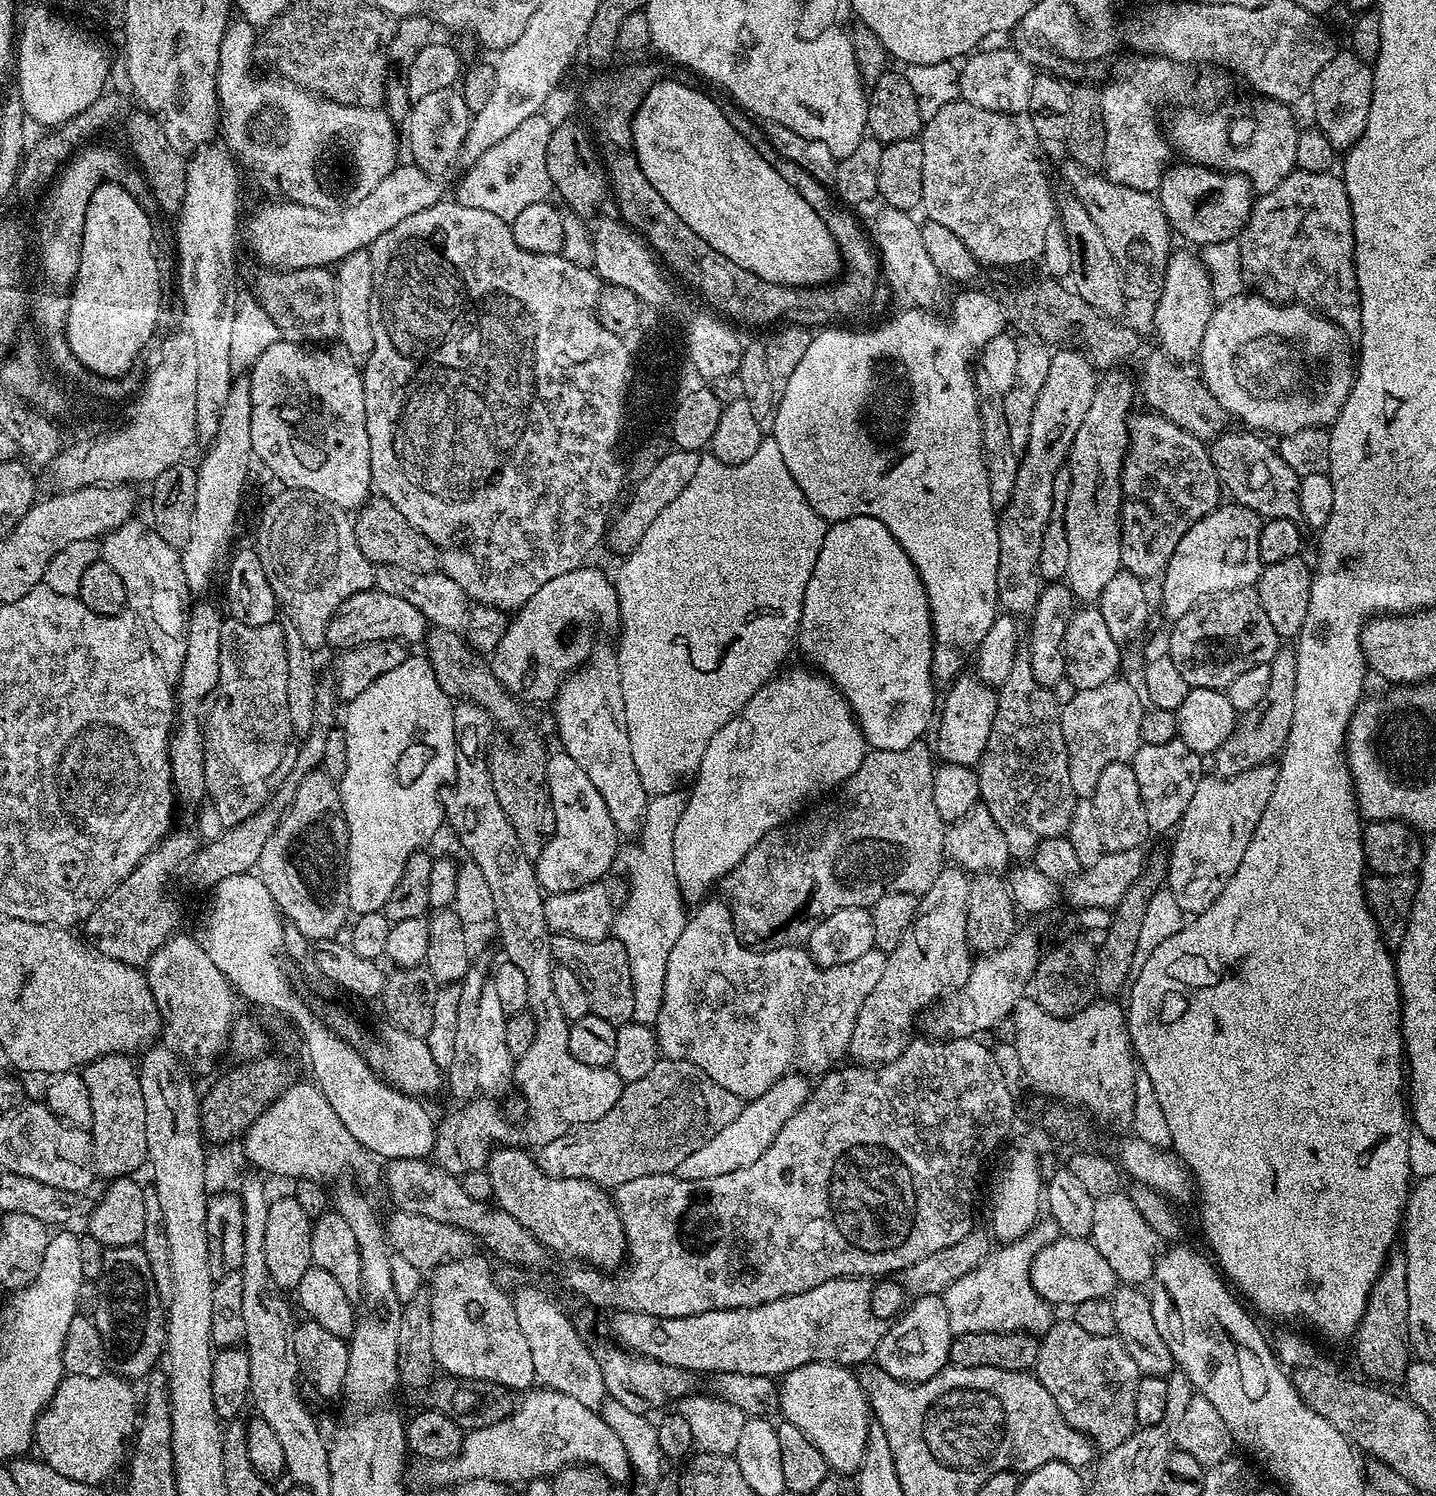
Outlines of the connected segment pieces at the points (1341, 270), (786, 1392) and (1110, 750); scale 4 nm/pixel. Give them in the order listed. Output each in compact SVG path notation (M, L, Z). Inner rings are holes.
M1291 172L1274 190L1255 197L1252 213L1238 237L1240 269L1245 285L1274 304L1302 304L1333 320L1346 334L1360 331L1362 310L1354 262L1354 226L1350 198L1339 175L1332 172Z
M803 1364L784 1375L778 1391L783 1419L798 1426L818 1446L829 1469L836 1474L855 1473L864 1460L870 1423L868 1400L857 1373L842 1364Z
M1113 678L1109 684L1094 690L1076 691L1074 698L1061 707L1060 725L1070 762L1070 786L1077 798L1091 798L1098 774L1102 774L1106 765L1131 761L1132 755L1140 749L1140 727L1146 704L1137 685L1135 688L1120 679Z

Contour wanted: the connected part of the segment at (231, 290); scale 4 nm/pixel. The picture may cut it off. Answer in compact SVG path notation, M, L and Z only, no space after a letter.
M204 146L199 149L200 152L197 154L196 157L189 159L187 161L188 166L188 177L186 178L186 194L184 195L184 201L182 202L182 206L180 207L180 211L178 213L178 219L180 221L176 224L176 252L178 255L180 255L180 300L182 303L184 303L184 320L186 323L186 330L190 334L190 338L194 338L194 350L198 353L198 394L196 395L196 434L197 437L201 441L204 440L204 442L211 442L213 439L215 439L216 435L218 434L218 424L220 422L220 419L222 418L222 406L226 406L226 398L230 398L230 386L232 385L232 381L234 379L234 373L232 370L232 351L230 350L230 341L234 339L234 314L236 313L236 306L238 303L238 295L236 296L236 227L241 227L242 224L242 218L240 222L240 176L238 173L236 173L236 168L238 169L237 161L234 159L231 151L227 147L221 146L221 148L212 148L213 146Z

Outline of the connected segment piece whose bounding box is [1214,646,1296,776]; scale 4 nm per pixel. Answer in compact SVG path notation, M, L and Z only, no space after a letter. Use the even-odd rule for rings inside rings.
M1281 647L1274 654L1270 670L1270 686L1256 708L1239 717L1235 731L1214 754L1215 771L1222 776L1237 776L1257 768L1259 764L1275 761L1284 751L1284 743L1294 722L1294 686L1296 685L1296 654L1291 647Z

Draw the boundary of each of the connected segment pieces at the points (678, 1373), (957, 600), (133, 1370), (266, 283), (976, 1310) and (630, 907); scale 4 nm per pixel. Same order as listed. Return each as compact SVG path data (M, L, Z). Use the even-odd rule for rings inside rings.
M611 1346L612 1348L608 1348L605 1350L604 1353L600 1352L599 1353L599 1362L602 1370L602 1378L605 1379L605 1390L607 1392L607 1395L611 1397L613 1400L617 1400L626 1408L626 1410L638 1412L638 1413L643 1413L643 1414L648 1414L651 1413L650 1410L651 1408L660 1408L663 1409L665 1406L663 1404L668 1404L673 1400L673 1402L679 1401L681 1398L689 1395L690 1388L688 1388L688 1380L690 1380L689 1373L685 1372L683 1368L675 1368L674 1366L670 1364L663 1364L662 1362L658 1362L657 1360L651 1360L649 1356L641 1356L637 1353L627 1351L619 1346Z
M968 292L957 300L952 308L952 320L927 320L925 313L920 310L912 312L897 311L891 318L877 323L875 326L864 326L853 330L848 326L829 326L817 331L812 337L810 347L794 374L790 374L790 382L784 392L779 393L776 406L776 417L771 439L778 442L778 450L782 450L782 458L786 462L786 470L794 474L794 482L806 494L806 502L814 506L814 510L823 520L835 522L854 518L855 516L869 516L878 518L894 538L906 550L910 562L918 570L928 595L928 605L932 615L932 678L933 681L951 685L957 676L965 671L964 663L971 661L980 649L982 638L986 638L986 630L994 626L998 615L998 512L992 508L990 500L990 485L987 481L987 470L984 465L982 422L980 421L980 407L982 396L976 393L976 384L972 381L971 368L974 368L968 359L977 355L978 349L986 346L989 336L995 336L1003 329L1004 308L996 304L996 300L988 292Z
M140 1244L105 1248L102 1258L102 1274L95 1281L97 1288L97 1306L94 1313L96 1329L104 1343L107 1363L117 1376L133 1378L147 1377L148 1373L161 1363L166 1352L166 1308L154 1286L154 1274L150 1274L150 1261L146 1258Z
M331 267L267 270L256 280L255 299L270 314L281 337L305 346L324 346L340 334L336 273Z
M1041 1218L1026 1235L1005 1243L1000 1249L997 1247L976 1268L958 1278L943 1293L953 1333L1047 1332L1054 1323L1054 1308L1034 1290L1032 1263L1039 1252L1060 1235L1060 1228L1051 1218Z
M680 790L651 797L644 811L644 821L640 824L638 839L632 842L637 844L630 845L628 849L625 847L618 856L619 863L624 863L624 872L628 875L628 897L617 907L612 932L615 940L626 946L626 954L630 958L632 1020L638 1024L655 1025L658 1010L662 1010L662 990L666 986L666 958L670 958L674 942L682 938L686 923L686 902L680 894L674 874L674 830L678 826L678 818L682 818L682 810L686 810L687 801L687 795Z

